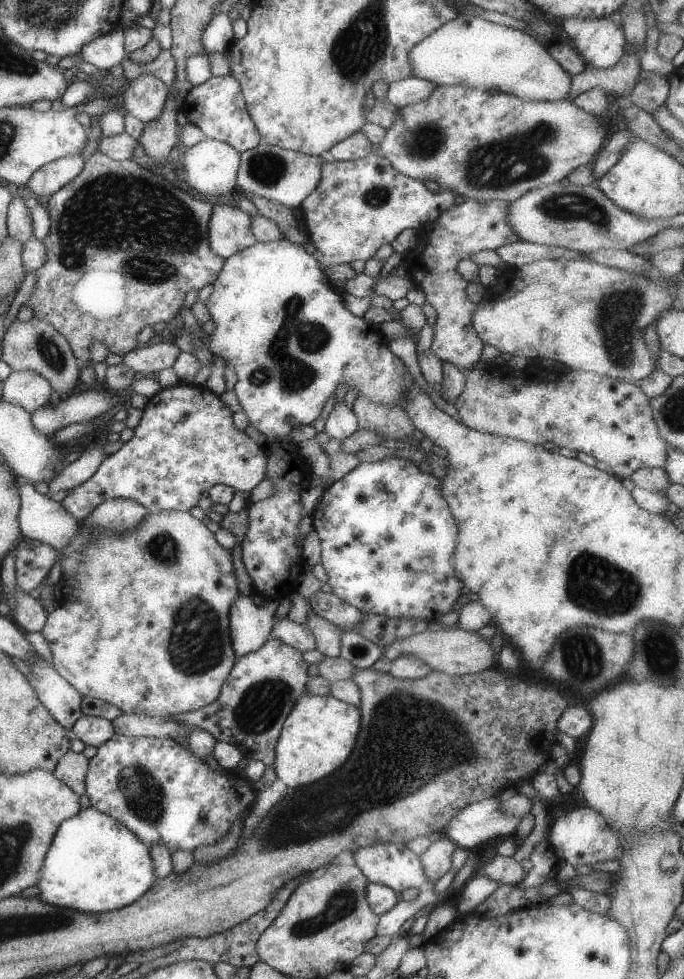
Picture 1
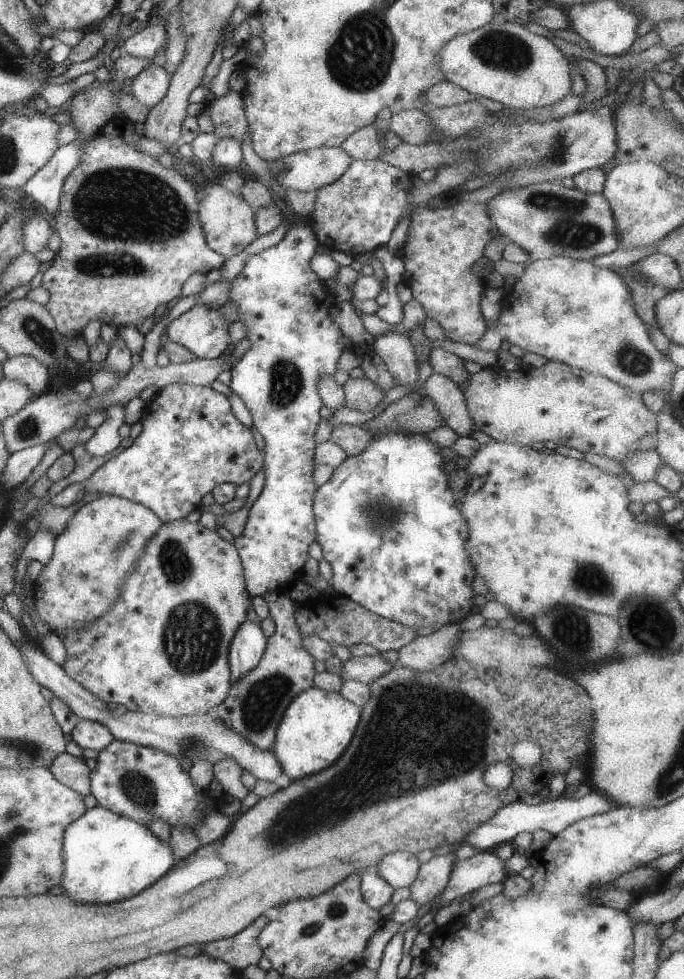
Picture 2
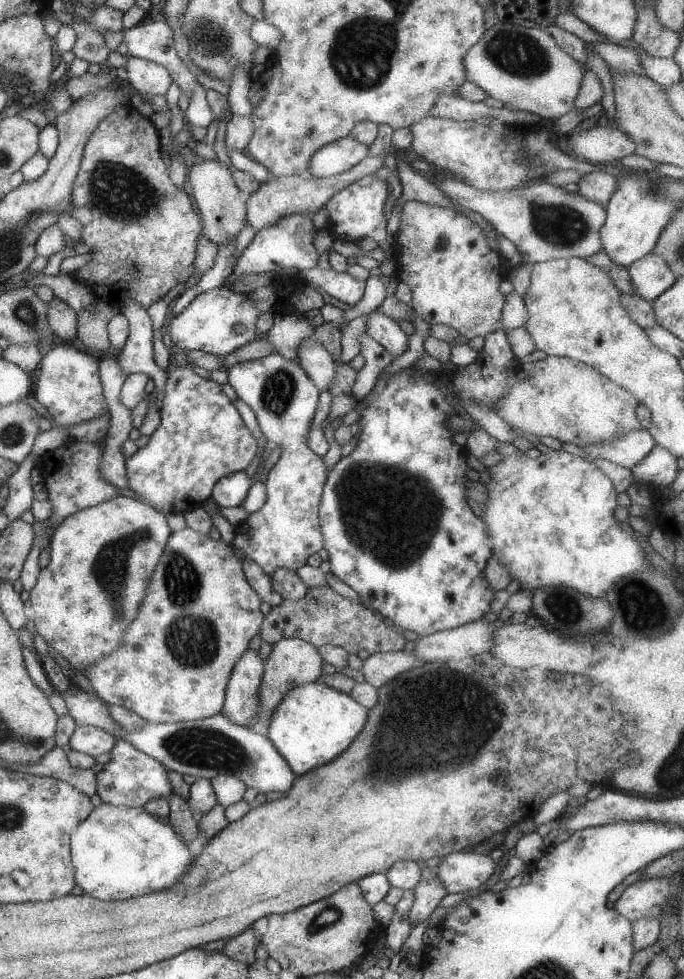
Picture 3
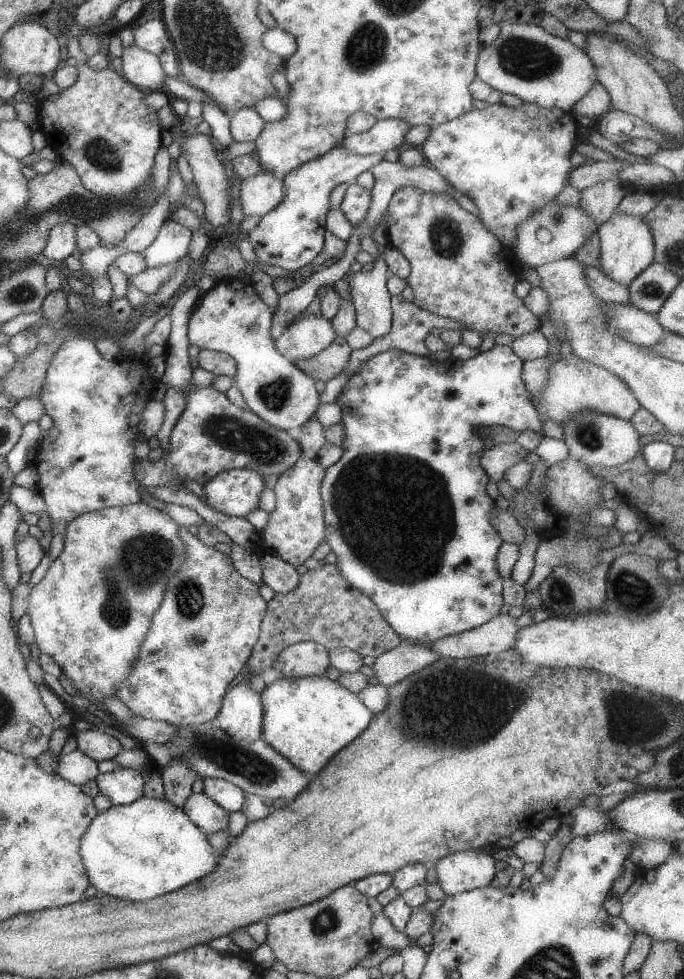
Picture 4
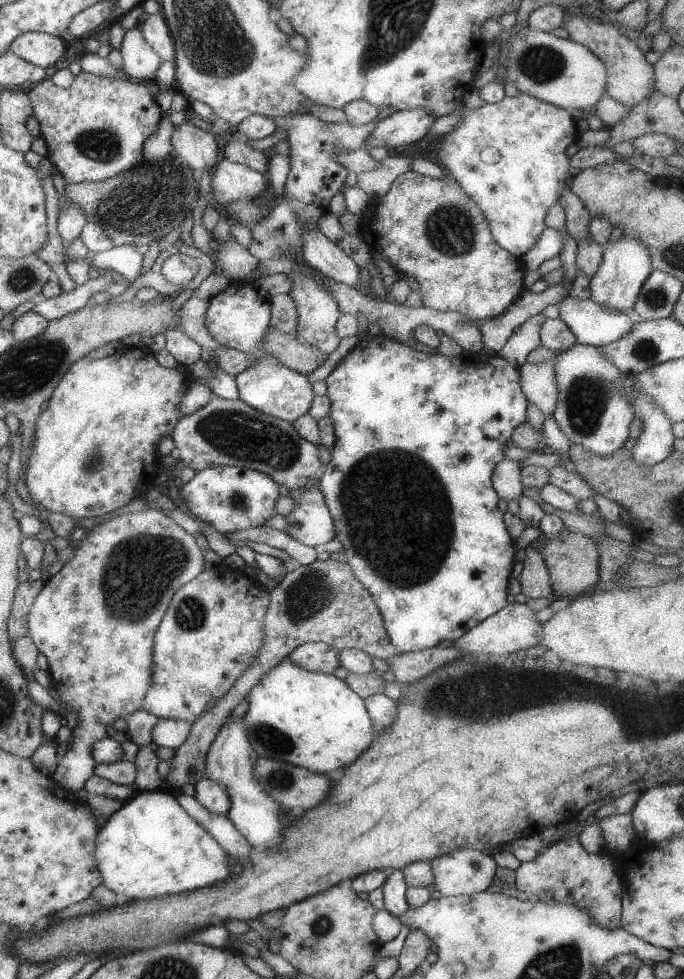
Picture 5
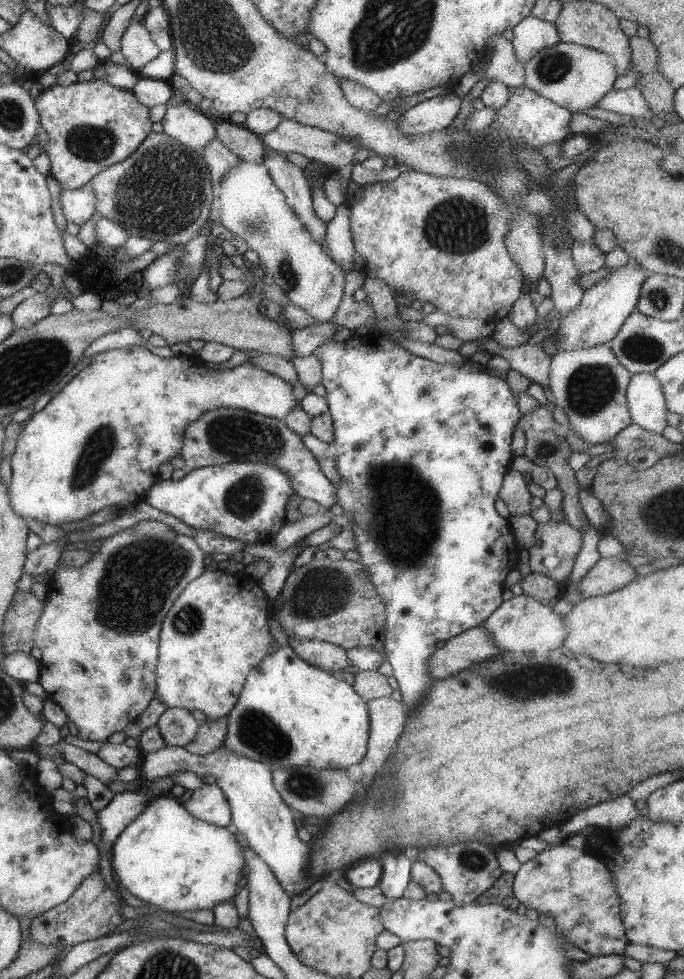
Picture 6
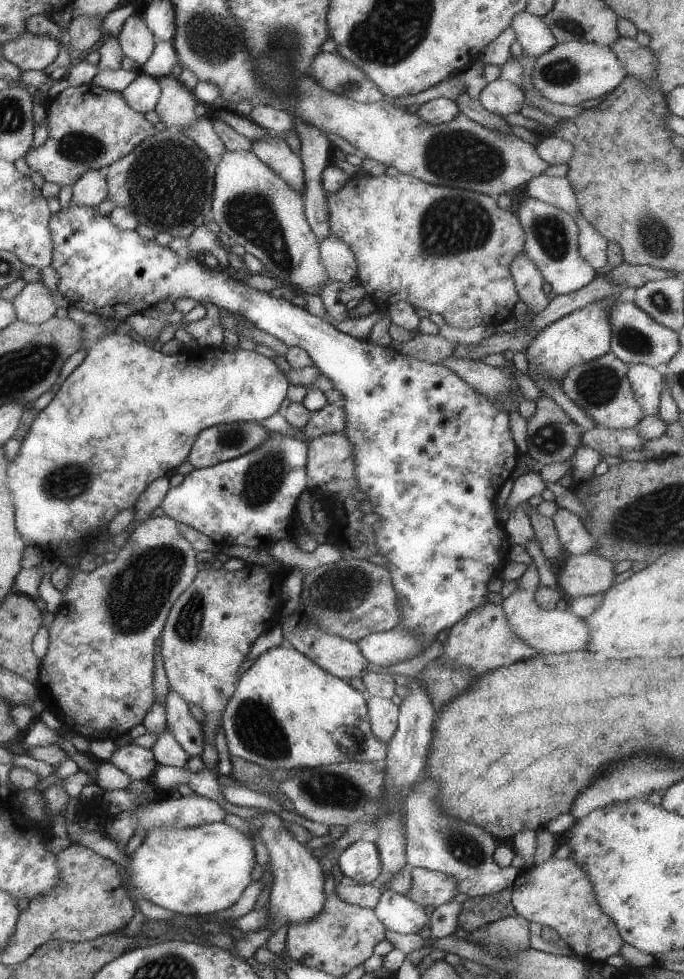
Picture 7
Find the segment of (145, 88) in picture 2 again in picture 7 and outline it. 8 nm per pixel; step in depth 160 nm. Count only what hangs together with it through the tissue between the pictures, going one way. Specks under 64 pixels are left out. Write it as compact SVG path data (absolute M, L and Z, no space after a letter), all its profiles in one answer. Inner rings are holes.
M131 13L122 22L116 39L124 56L131 58L139 67L149 58L157 41L143 18L135 13Z

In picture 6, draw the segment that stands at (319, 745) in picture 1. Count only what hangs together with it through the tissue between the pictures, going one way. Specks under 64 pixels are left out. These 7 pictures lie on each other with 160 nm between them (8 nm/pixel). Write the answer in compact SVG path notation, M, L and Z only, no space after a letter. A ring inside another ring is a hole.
M275 633L274 638L278 642L278 649L275 652L265 655L259 664L253 666L247 672L243 686L238 694L237 702L226 716L226 731L222 746L235 755L241 755L252 761L265 763L271 769L291 768L299 766L315 767L316 769L346 769L349 765L356 765L366 753L366 744L368 741L369 719L368 706L366 702L353 690L353 687L345 681L340 675L332 674L323 669L314 667L301 660L295 651L288 645L288 638Z

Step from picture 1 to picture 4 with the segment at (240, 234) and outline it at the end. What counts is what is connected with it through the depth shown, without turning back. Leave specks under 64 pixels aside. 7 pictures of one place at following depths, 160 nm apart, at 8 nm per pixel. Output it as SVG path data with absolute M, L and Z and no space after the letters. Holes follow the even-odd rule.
M195 133L187 136L187 138L183 138L181 150L183 150L183 156L185 156L191 174L193 174L192 183L196 188L194 195L201 200L204 206L204 221L213 228L227 224L230 217L229 196L226 192L228 188L228 166L220 159L219 148L211 137Z

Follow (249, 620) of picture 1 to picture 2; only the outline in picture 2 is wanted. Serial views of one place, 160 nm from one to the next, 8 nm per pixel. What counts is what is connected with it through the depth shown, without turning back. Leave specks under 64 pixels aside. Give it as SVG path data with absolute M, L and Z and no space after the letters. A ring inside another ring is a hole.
M247 619L243 621L228 646L230 684L236 683L245 673L257 666L265 645L266 637L263 636L259 624L253 624Z

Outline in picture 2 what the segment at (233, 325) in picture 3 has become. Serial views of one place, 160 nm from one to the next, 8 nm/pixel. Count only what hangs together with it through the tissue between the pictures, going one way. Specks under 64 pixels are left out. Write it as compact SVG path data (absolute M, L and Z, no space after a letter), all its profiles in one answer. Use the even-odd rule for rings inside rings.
M195 304L170 321L165 334L172 343L190 350L197 359L214 359L229 345L229 324L219 307Z

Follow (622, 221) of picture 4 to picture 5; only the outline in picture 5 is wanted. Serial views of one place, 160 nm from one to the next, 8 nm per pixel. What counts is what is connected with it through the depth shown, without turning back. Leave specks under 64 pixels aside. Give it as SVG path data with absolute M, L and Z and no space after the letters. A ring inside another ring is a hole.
M623 234L617 242L604 243L602 260L592 274L588 286L588 299L596 305L623 312L631 312L637 293L652 271L648 248L639 240Z

